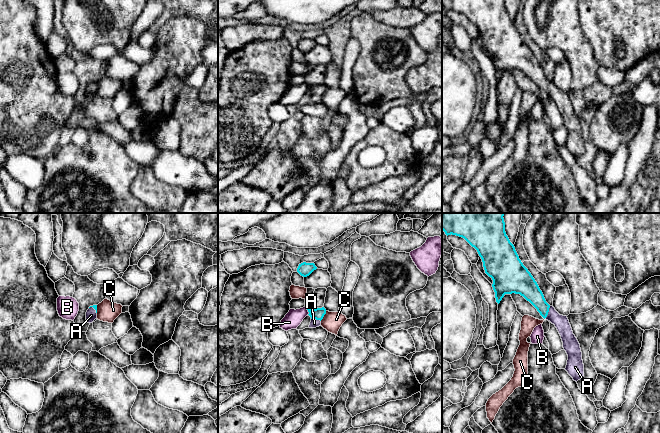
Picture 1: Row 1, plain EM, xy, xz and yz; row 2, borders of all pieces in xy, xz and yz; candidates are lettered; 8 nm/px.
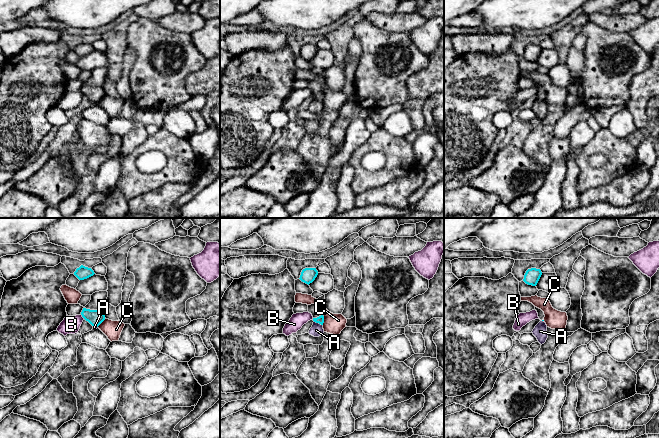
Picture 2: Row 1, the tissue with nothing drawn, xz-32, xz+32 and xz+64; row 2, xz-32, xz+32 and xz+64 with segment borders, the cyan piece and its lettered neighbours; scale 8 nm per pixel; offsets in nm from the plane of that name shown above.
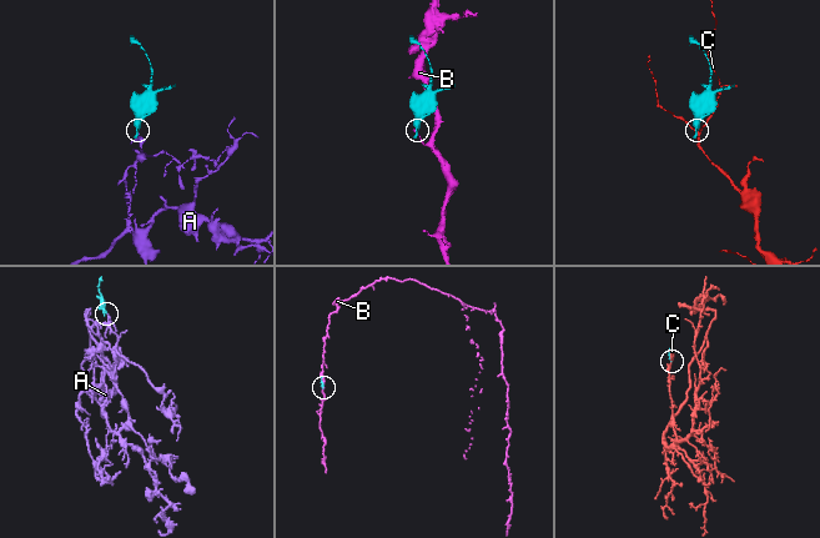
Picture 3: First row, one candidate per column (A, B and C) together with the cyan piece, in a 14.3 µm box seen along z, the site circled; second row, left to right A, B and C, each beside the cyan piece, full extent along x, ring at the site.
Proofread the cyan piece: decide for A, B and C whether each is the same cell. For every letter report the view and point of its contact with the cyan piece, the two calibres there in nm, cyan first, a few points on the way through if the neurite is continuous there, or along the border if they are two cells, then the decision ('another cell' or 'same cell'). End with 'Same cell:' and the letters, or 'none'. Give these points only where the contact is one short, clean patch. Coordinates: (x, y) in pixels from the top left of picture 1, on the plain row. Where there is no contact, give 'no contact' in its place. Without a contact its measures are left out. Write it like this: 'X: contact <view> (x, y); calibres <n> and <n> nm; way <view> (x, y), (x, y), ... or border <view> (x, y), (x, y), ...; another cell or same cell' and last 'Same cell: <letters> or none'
A: contact yz (547, 88); calibres 160 and 120 nm; way yz (528, 64), (547, 88), (561, 98); same cell
B: contact xz (308, 87); calibres 90 and 140 nm; border xz (305, 83), (308, 90); another cell
C: contact xz (323, 92); calibres 90 and 160 nm; border xz (326, 87), (320, 96); another cell
Same cell: A

